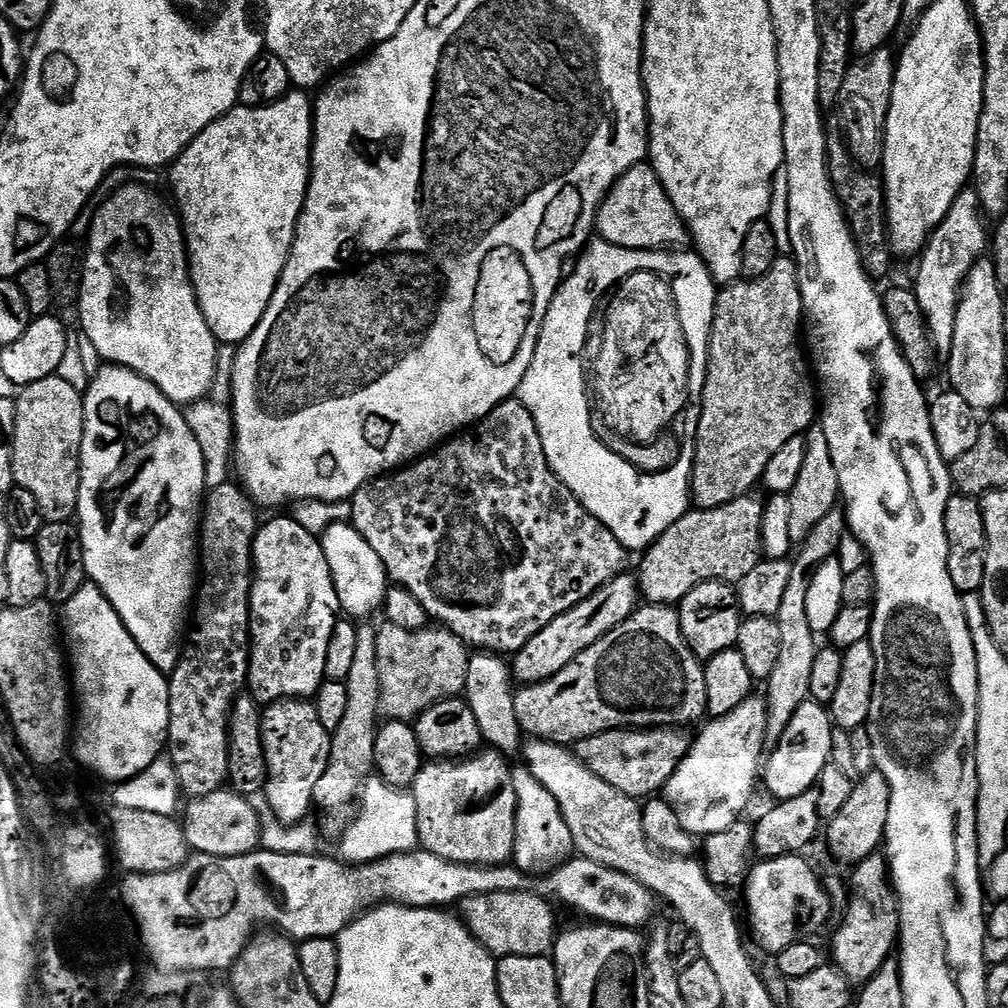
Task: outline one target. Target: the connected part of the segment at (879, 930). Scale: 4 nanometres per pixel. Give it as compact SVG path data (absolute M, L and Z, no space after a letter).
M869 858L859 861L855 868L852 878L848 880L848 896L851 900L846 908L846 912L832 938L832 958L833 965L842 970L843 975L849 983L864 984L872 979L877 972L885 967L884 959L888 956L890 948L887 940L890 934L890 918L896 912L895 895L890 889L890 878L886 873L885 863L877 858Z

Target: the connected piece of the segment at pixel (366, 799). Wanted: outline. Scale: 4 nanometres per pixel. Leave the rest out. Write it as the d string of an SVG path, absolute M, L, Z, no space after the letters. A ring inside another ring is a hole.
M377 776L369 777L358 795L356 818L347 828L339 857L350 865L367 864L391 854L403 854L417 845L416 800L410 794L391 788Z

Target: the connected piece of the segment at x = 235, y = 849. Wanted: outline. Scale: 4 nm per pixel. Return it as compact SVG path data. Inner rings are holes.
M219 790L189 799L182 819L189 849L205 856L244 856L247 852L257 851L260 828L256 825L256 812L244 800L247 799L235 790Z

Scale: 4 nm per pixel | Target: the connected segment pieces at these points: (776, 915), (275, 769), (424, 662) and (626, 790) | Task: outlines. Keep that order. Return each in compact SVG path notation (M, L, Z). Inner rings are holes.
M800 854L790 856L774 856L761 859L761 864L753 863L749 867L747 876L742 881L744 888L744 904L748 907L748 924L752 927L752 936L771 954L777 954L791 944L797 943L796 927L799 924L808 924L815 916L820 916L824 912L824 900L826 892L822 887L822 880L816 877L816 872L804 861L805 857Z
M304 698L275 700L267 705L258 720L258 733L266 773L262 797L279 823L299 824L308 811L313 811L312 795L318 778L324 773L330 733L316 717L315 703Z
M387 622L378 626L375 636L375 658L377 670L377 694L378 712L385 721L403 720L415 721L421 712L437 704L440 700L451 700L459 697L464 690L464 679L468 673L469 653L467 647L461 641L447 631L425 626L418 631L406 630L396 624Z
M665 726L643 730L599 732L597 736L577 740L574 745L574 755L602 782L606 782L606 786L612 786L614 790L626 794L631 800L640 802L645 798L655 797L663 789L680 760L688 752L689 737L686 738L682 733L672 731L676 730Z

